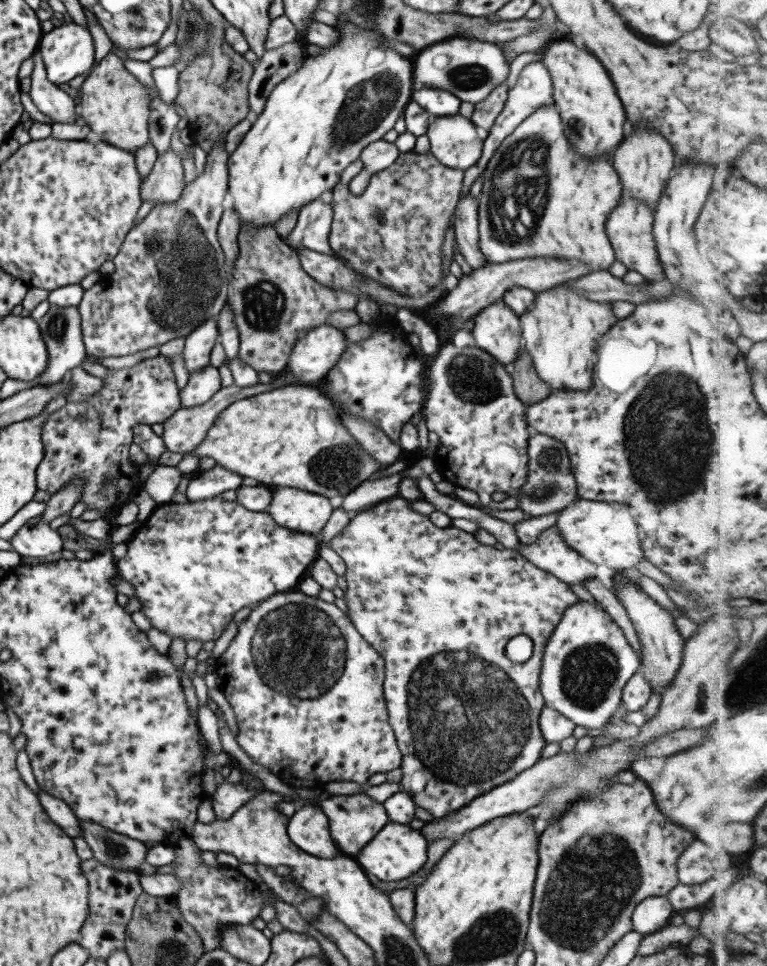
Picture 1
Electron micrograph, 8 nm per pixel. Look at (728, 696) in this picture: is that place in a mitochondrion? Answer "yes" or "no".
yes

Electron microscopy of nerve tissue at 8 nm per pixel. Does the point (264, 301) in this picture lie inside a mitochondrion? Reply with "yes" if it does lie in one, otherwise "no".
yes

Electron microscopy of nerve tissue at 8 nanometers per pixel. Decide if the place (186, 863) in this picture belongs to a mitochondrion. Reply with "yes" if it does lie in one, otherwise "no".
no

